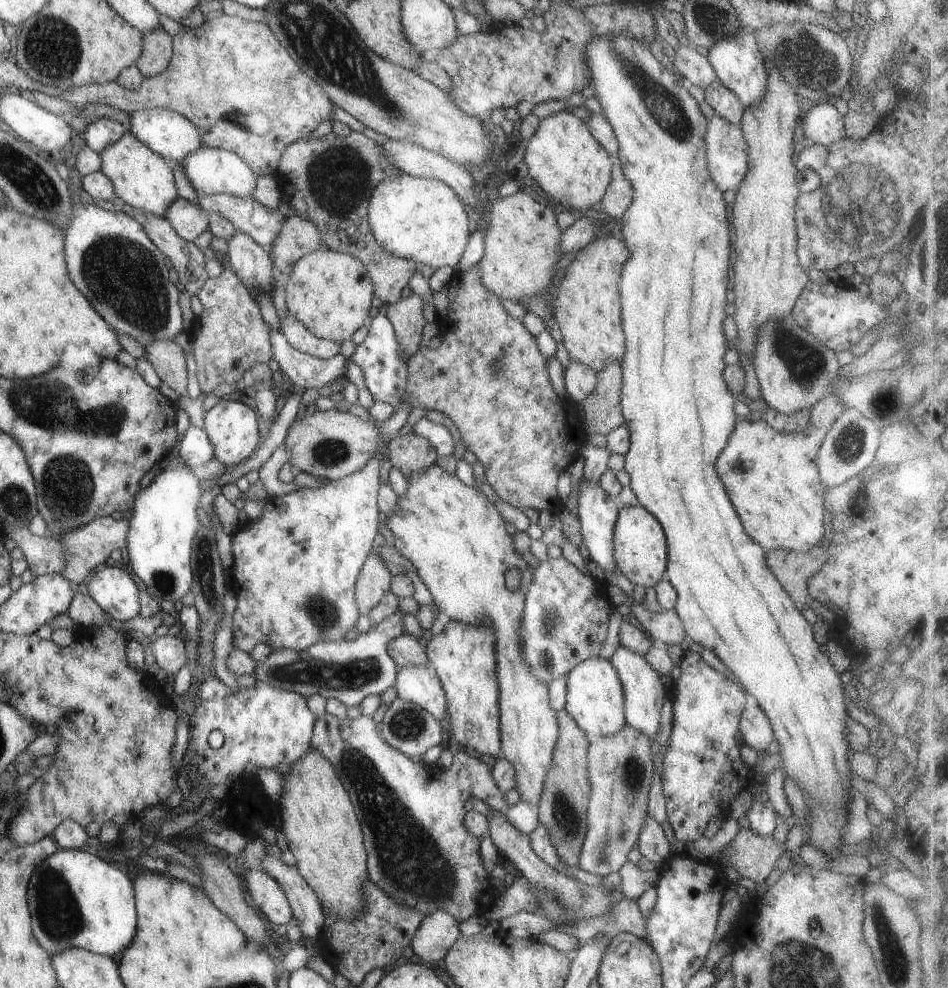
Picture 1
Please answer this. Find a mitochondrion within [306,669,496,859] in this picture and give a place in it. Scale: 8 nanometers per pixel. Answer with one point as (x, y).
(408, 725)

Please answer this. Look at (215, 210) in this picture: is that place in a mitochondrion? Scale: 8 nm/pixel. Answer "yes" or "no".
no

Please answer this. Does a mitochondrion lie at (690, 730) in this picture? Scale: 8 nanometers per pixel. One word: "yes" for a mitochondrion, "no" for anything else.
no

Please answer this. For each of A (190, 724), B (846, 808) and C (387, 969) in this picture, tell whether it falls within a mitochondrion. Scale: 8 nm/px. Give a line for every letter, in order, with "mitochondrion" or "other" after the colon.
A: other
B: other
C: other

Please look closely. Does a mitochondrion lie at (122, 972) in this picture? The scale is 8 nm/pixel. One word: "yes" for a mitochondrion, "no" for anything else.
no

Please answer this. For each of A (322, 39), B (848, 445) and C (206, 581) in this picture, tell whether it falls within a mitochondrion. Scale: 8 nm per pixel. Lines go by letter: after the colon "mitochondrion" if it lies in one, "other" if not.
A: mitochondrion
B: mitochondrion
C: mitochondrion

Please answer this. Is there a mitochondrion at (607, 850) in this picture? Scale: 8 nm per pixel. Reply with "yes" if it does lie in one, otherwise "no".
yes

